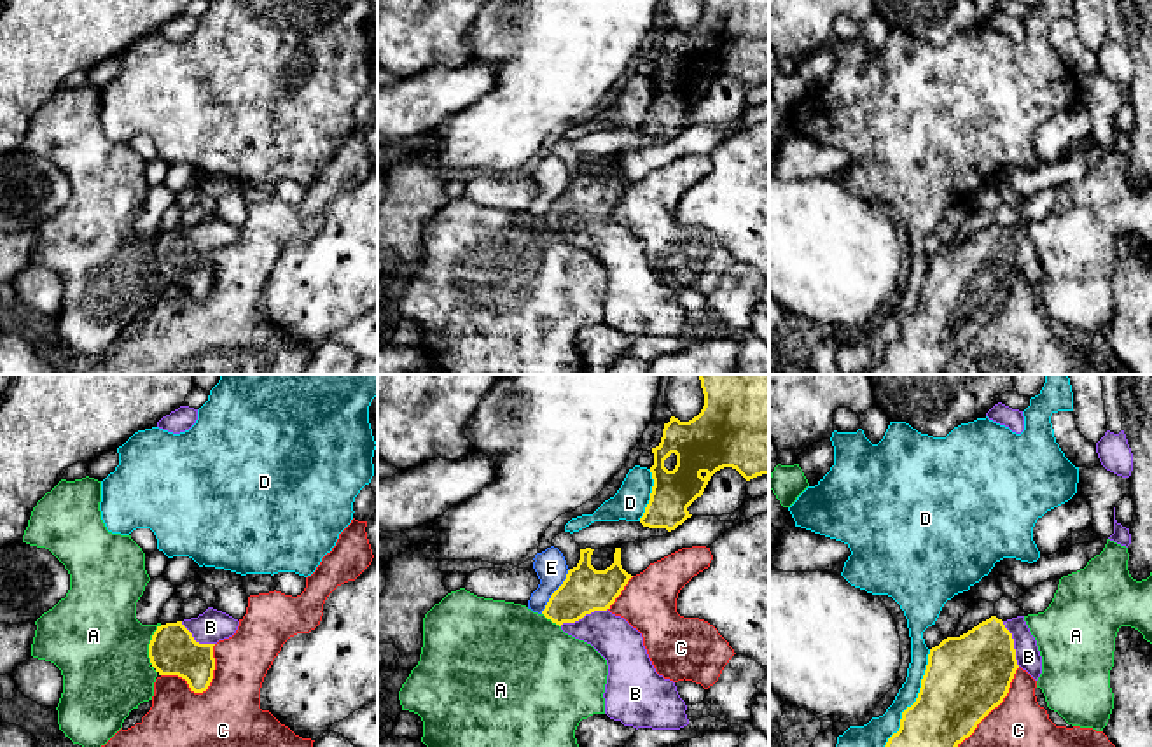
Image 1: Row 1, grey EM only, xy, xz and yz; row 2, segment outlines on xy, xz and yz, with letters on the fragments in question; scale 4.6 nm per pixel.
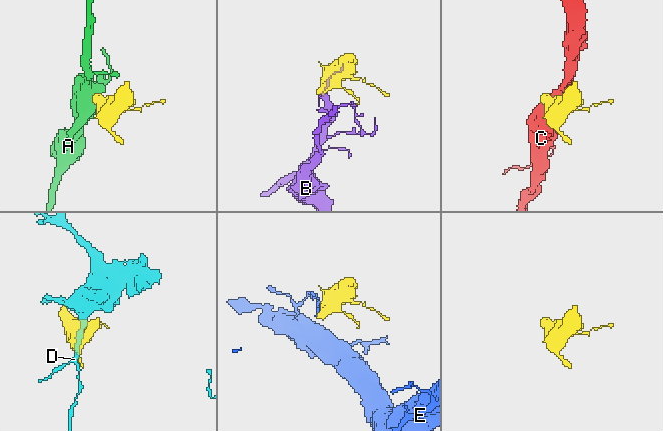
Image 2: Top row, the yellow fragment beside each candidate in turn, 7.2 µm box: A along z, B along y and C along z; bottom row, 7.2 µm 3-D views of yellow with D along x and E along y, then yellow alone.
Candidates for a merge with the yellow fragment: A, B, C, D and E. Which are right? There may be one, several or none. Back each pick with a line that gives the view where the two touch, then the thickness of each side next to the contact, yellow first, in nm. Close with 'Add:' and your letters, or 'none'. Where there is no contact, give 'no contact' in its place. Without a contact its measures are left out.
B: xz | 200/200 nm
Add: B

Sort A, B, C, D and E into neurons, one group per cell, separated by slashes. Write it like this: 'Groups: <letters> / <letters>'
Groups: A / B / C / D / E

